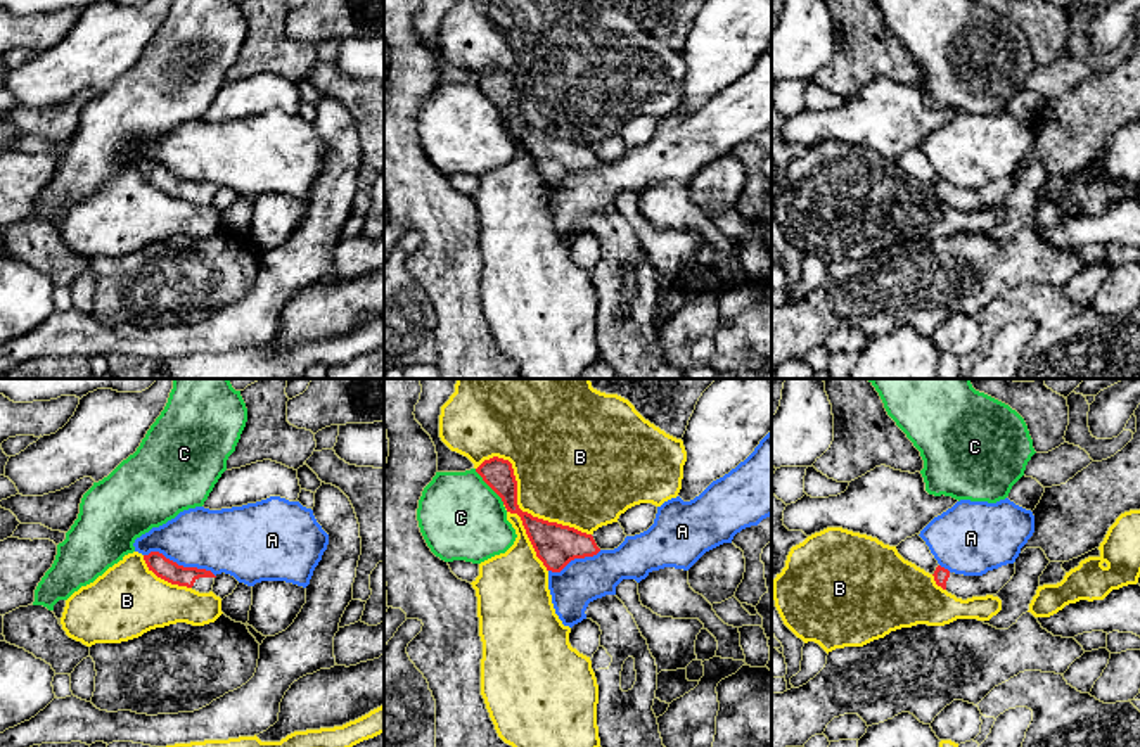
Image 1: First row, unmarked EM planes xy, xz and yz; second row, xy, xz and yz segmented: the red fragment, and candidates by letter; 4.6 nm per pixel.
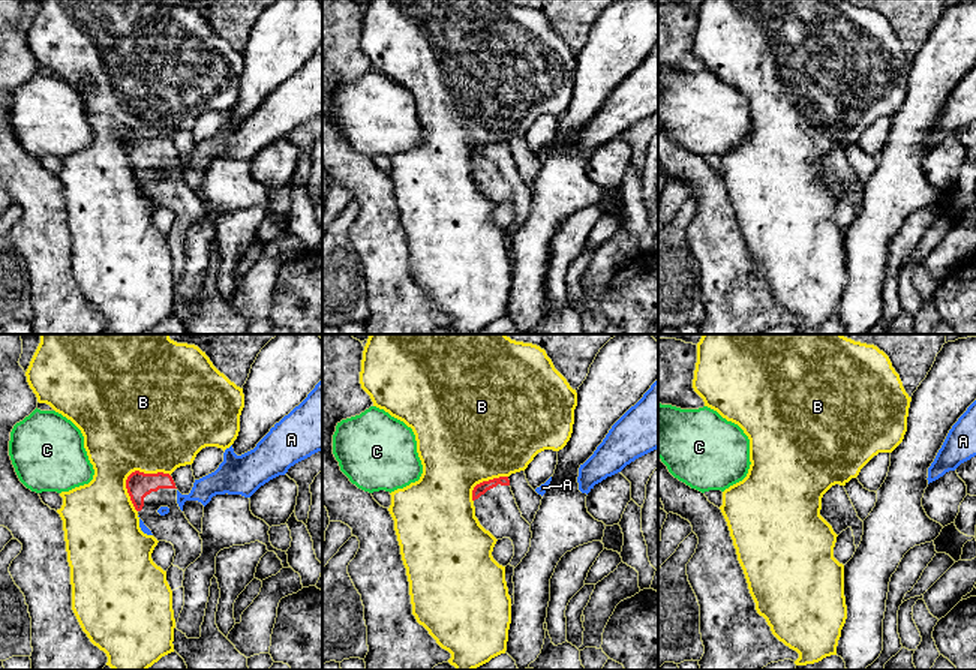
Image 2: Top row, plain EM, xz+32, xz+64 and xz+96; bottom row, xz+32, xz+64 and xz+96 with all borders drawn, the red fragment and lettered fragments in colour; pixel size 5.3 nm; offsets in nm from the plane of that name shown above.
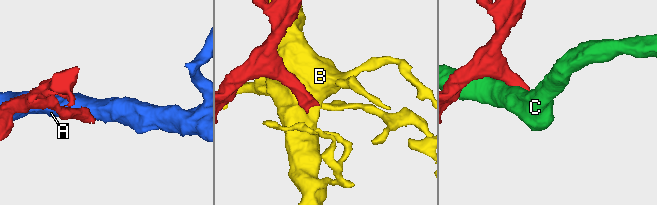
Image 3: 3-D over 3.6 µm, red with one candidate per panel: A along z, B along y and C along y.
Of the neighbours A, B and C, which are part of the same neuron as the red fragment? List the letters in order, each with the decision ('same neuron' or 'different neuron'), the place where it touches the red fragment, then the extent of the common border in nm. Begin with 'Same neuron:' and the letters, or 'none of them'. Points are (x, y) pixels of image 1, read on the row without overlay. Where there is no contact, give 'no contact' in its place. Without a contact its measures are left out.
Same neuron: none of them
A: different neuron; meets red in xy at (180, 178); contact 360 nm long
B: different neuron; meets red in xz at (516, 116); contact 600 nm long
C: different neuron; meets red in xz at (488, 97); contact 220 nm long

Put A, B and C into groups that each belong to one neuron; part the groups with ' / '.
A / B / C

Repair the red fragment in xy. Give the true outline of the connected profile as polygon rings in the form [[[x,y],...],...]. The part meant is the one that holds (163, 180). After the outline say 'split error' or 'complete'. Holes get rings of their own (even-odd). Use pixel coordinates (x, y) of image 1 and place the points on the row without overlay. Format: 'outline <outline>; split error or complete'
outline [[[159,164],[144,168],[144,173],[149,183],[171,197],[187,199],[199,206],[209,206],[213,202],[216,188],[211,183],[178,178]]]; split error

